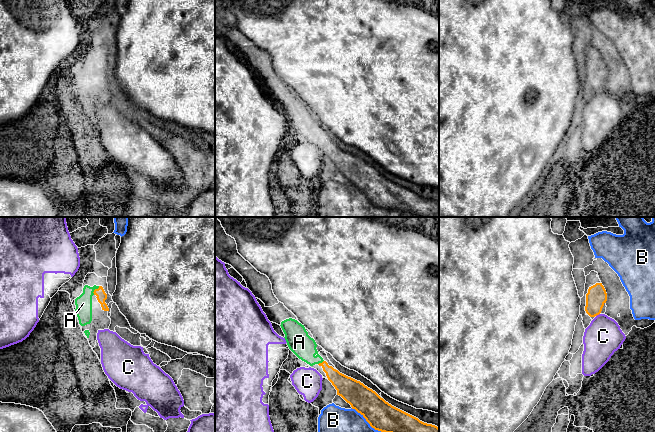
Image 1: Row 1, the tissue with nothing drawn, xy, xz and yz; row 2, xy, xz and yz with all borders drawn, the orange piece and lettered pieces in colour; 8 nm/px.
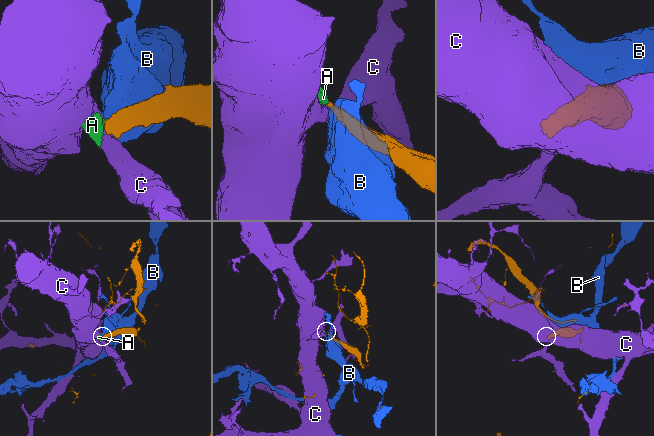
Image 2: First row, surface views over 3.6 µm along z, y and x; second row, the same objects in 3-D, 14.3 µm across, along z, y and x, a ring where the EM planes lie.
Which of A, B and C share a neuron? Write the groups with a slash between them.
A / B / C

